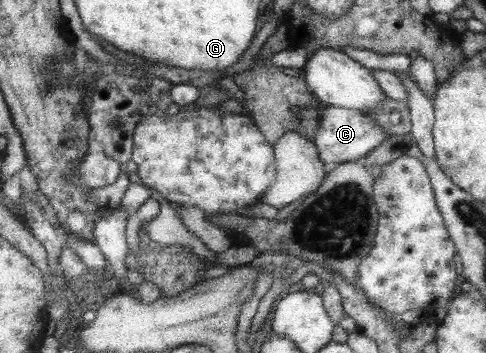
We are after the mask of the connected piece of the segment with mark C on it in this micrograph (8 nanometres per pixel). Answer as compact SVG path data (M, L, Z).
M323 104L320 107L319 129L315 133L313 142L319 161L325 166L332 166L358 161L361 157L364 157L365 153L388 138L387 133L384 133L367 115L361 115L359 110L348 110Z

